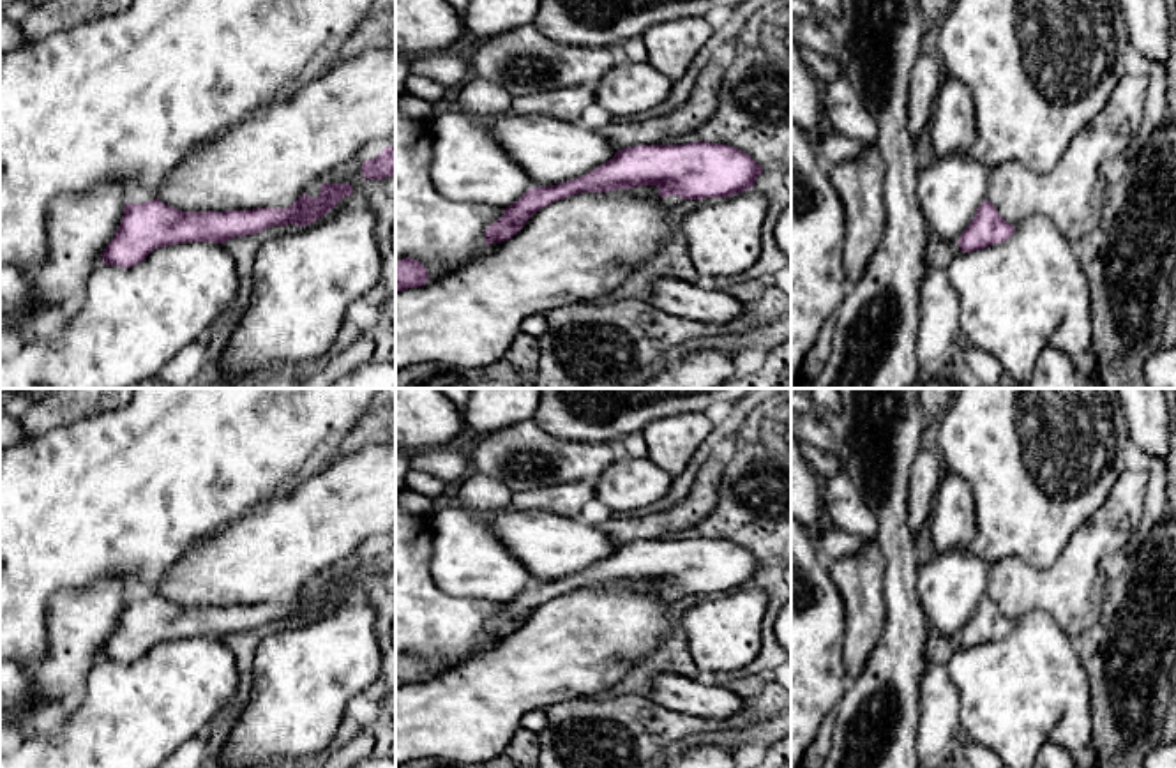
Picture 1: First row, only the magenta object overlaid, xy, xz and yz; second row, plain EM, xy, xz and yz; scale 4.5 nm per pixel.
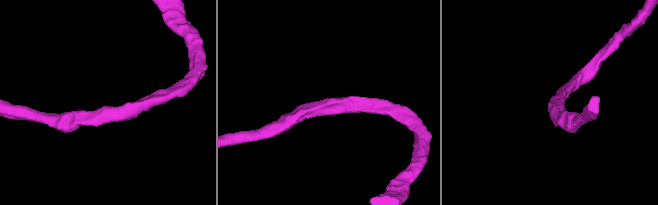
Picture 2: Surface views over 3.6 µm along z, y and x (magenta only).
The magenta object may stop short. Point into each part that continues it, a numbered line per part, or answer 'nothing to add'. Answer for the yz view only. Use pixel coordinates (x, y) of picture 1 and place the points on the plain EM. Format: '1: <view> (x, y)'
1: yz (1072, 588)

